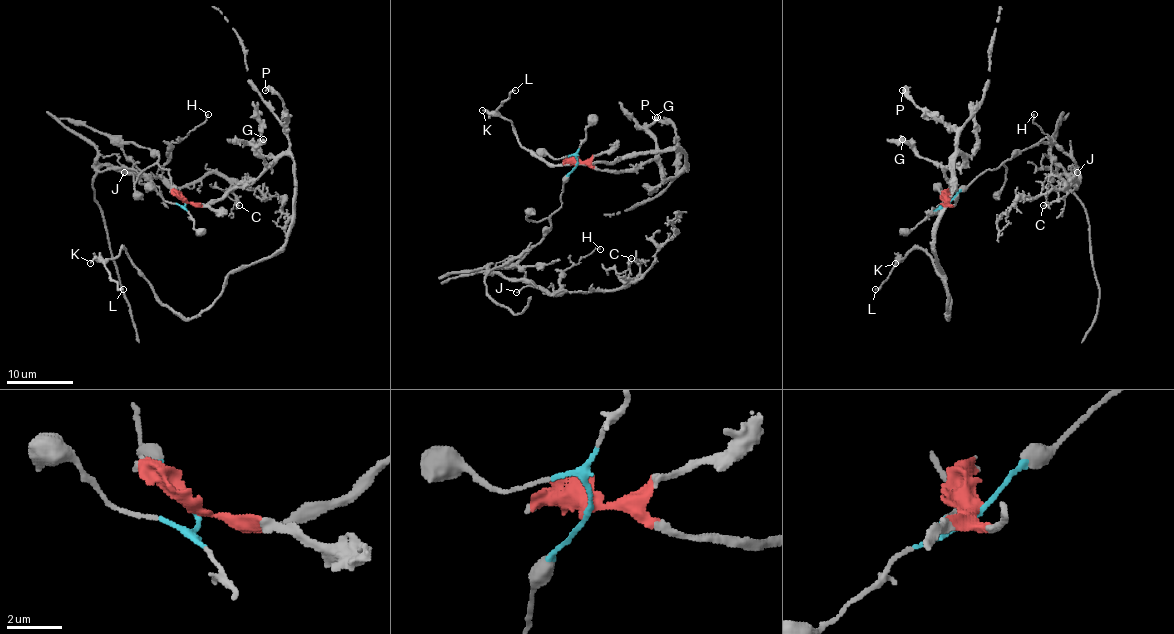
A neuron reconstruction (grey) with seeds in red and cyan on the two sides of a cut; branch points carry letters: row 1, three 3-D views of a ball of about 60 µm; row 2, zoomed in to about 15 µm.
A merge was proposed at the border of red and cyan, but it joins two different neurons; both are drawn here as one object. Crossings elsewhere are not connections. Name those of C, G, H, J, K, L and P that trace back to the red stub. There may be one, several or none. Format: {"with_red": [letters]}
{"with_red": ["G", "K", "L", "P"]}

